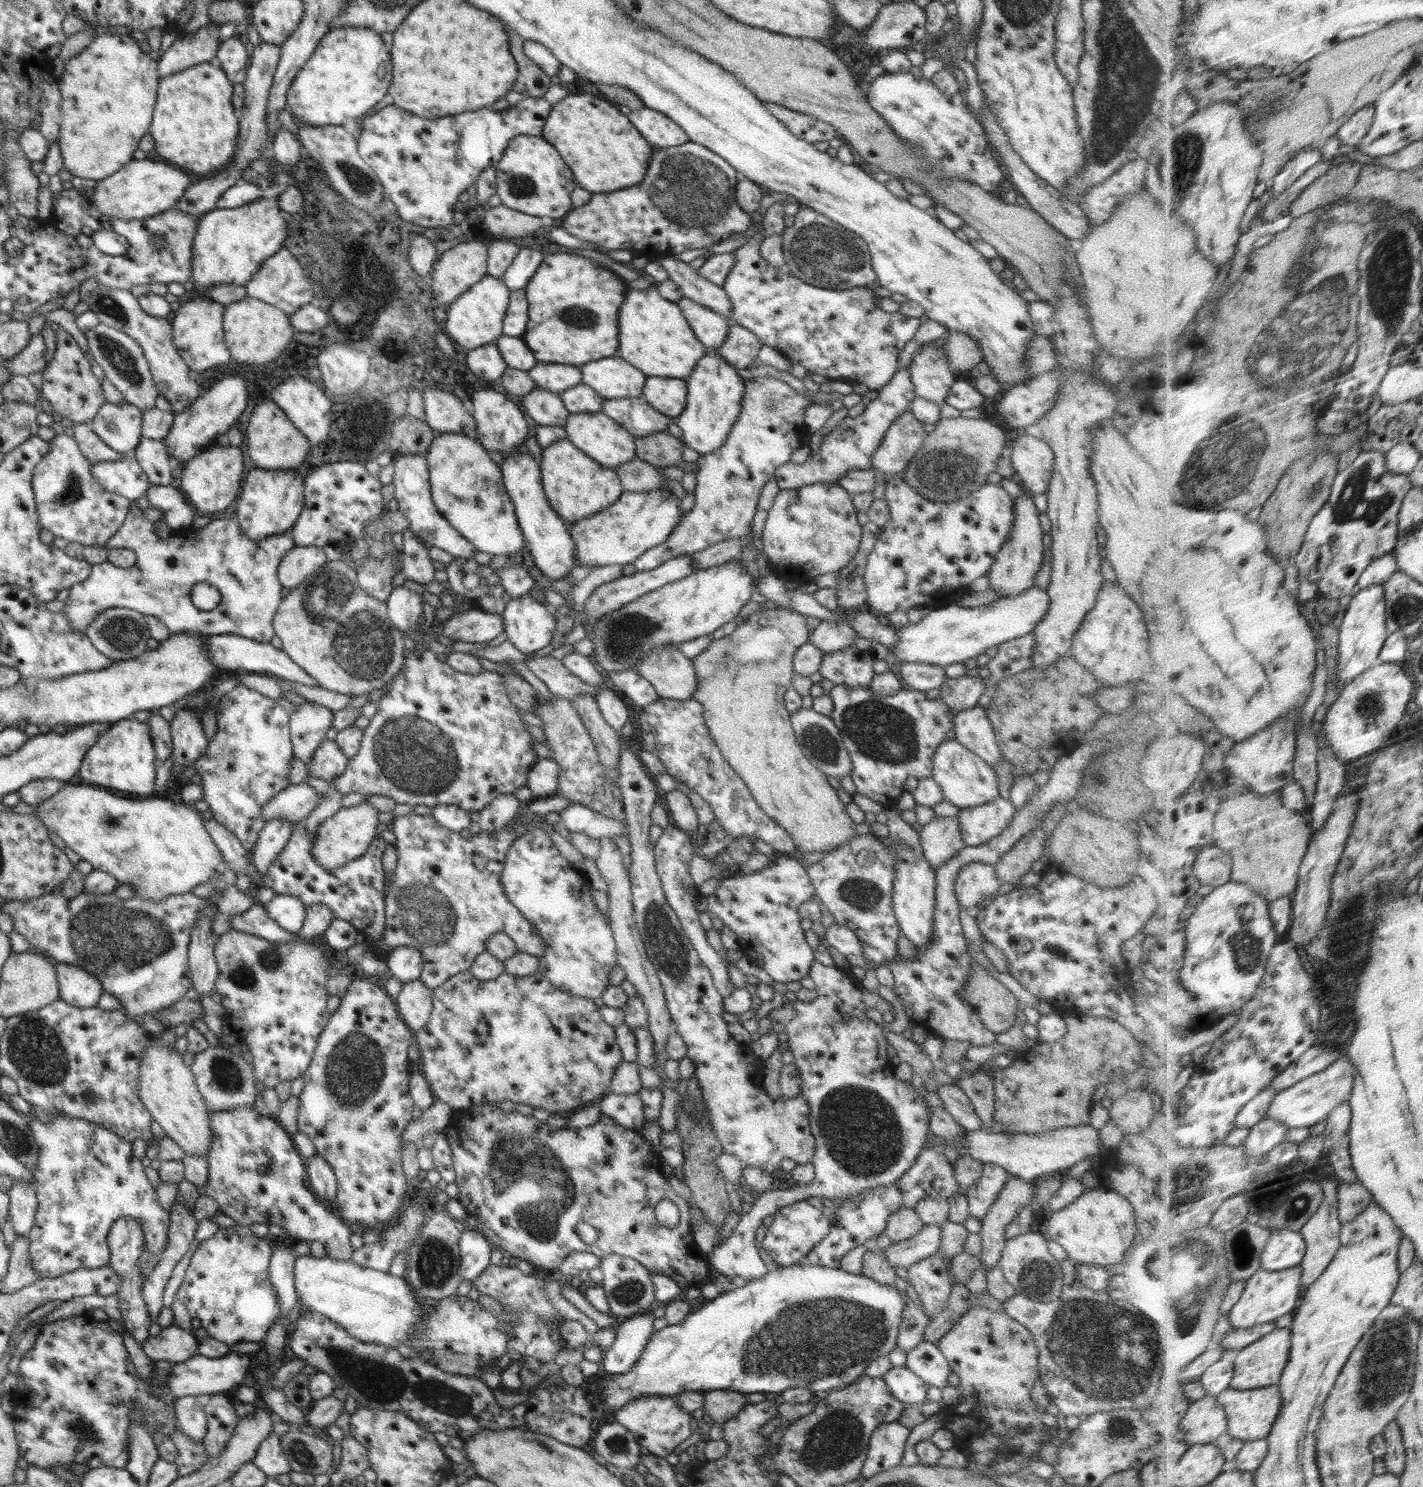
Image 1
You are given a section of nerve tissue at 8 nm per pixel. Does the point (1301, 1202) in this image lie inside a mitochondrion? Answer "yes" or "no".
yes

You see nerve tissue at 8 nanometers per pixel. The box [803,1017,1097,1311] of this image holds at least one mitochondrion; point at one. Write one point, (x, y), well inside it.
(861, 1134)

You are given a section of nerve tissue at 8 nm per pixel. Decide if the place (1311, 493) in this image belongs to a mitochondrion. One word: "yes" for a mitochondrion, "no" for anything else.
yes

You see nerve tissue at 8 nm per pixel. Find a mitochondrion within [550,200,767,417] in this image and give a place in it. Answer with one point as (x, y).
(580, 317)

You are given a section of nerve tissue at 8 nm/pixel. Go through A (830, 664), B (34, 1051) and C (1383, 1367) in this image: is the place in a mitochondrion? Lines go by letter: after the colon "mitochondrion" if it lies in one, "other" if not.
A: other
B: mitochondrion
C: mitochondrion

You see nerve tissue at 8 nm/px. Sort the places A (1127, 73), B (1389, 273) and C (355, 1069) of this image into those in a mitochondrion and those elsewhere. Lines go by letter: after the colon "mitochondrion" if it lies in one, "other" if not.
A: mitochondrion
B: mitochondrion
C: mitochondrion

